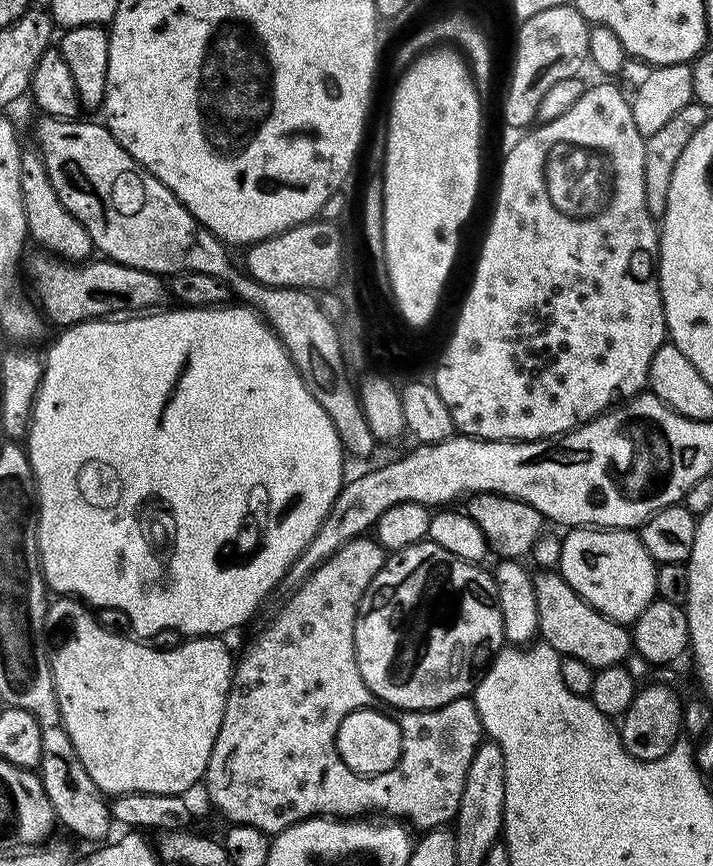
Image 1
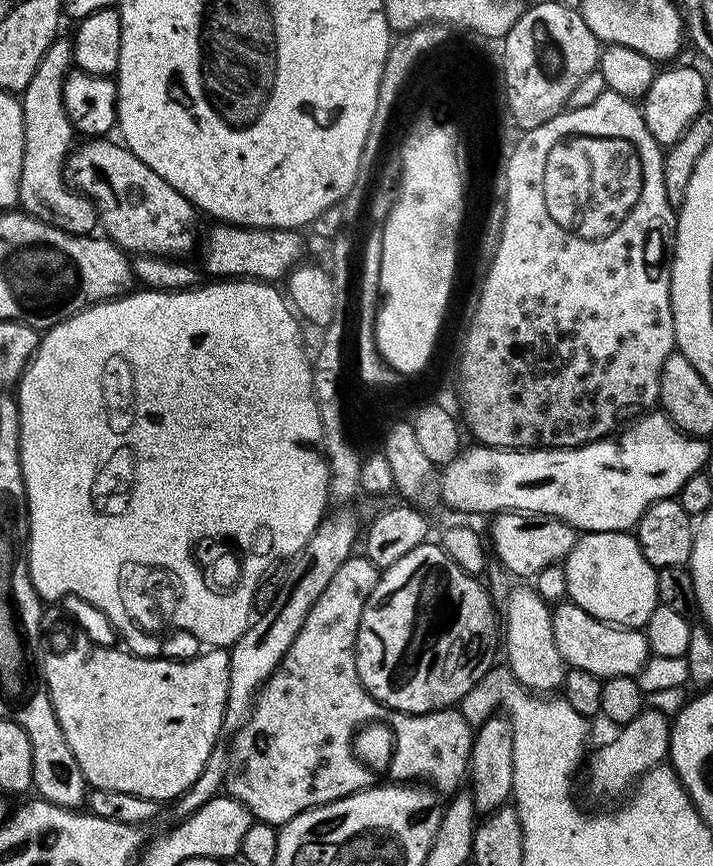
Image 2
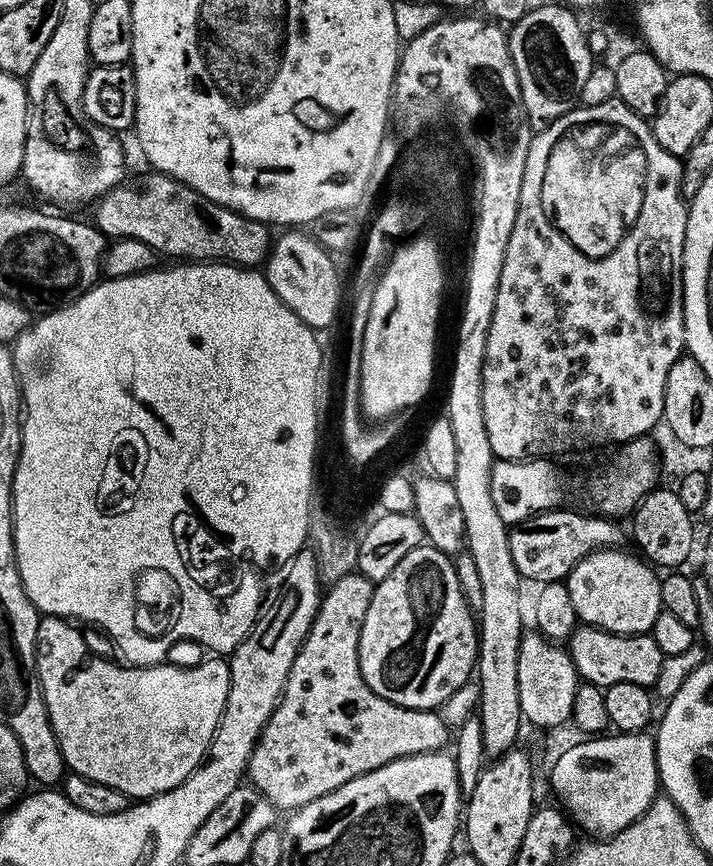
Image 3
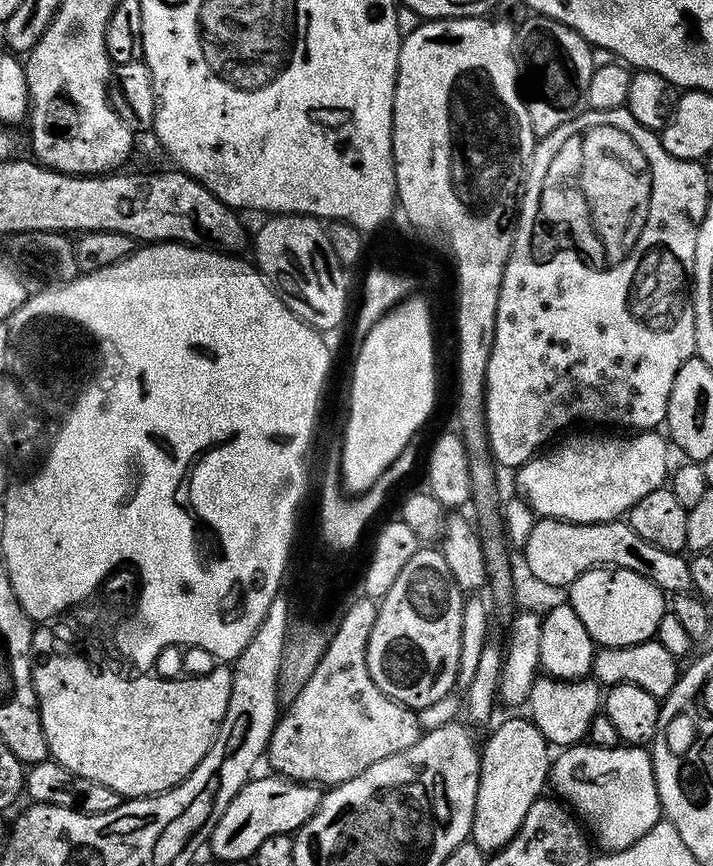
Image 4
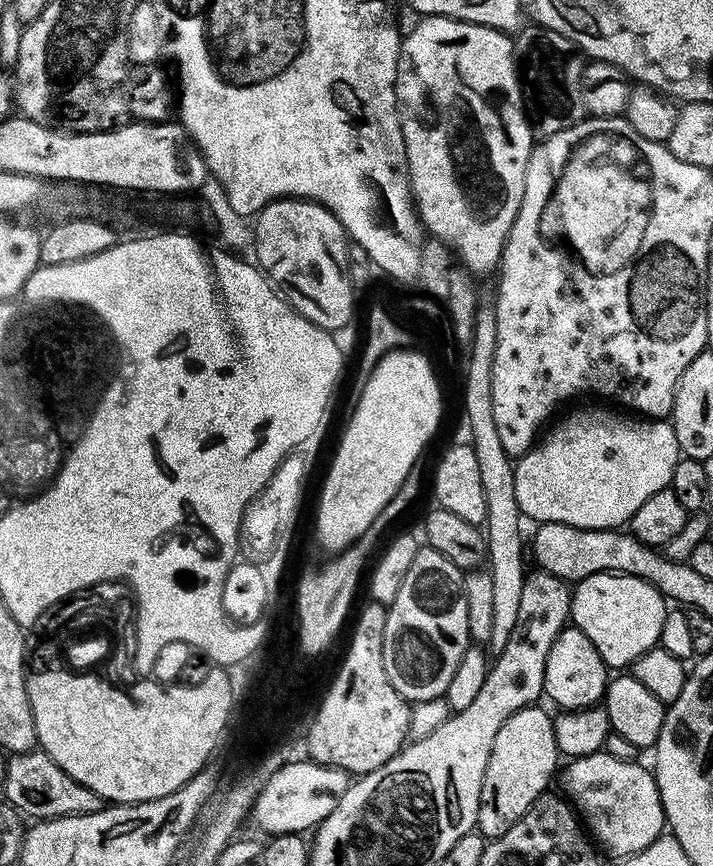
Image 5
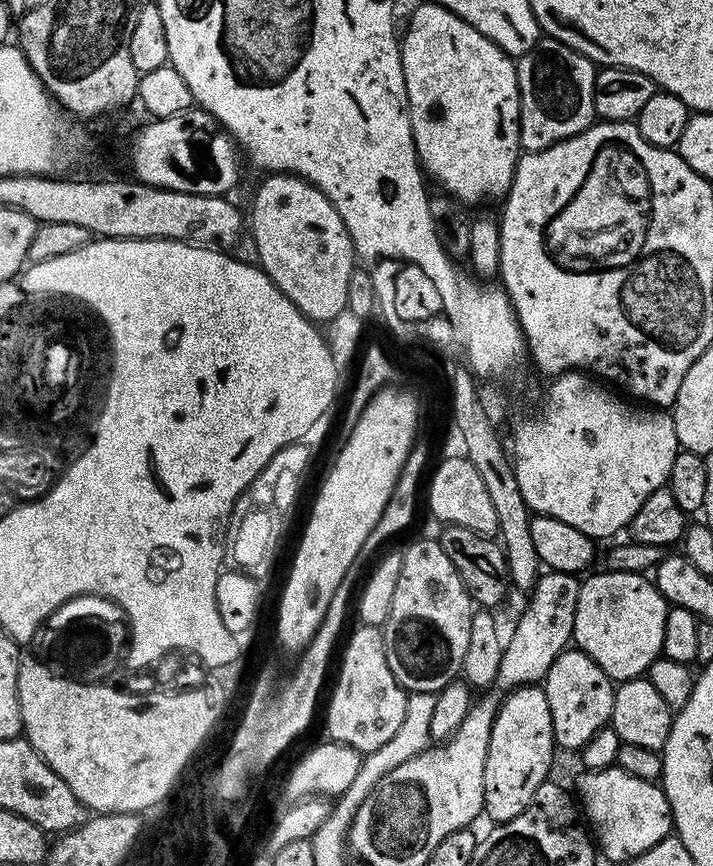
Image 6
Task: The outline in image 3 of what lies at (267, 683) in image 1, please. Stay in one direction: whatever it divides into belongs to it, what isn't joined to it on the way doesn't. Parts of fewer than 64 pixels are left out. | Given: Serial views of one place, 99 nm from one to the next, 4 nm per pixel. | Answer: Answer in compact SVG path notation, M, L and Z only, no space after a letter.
M355 570L339 579L323 595L308 636L290 666L280 702L256 739L248 759L247 779L251 787L261 792L281 813L288 814L306 806L378 766L386 766L403 756L439 752L447 740L449 743L450 726L439 711L400 708L394 702L374 694L374 690L370 690L362 678L358 642L366 610L370 610L373 587L373 581Z

